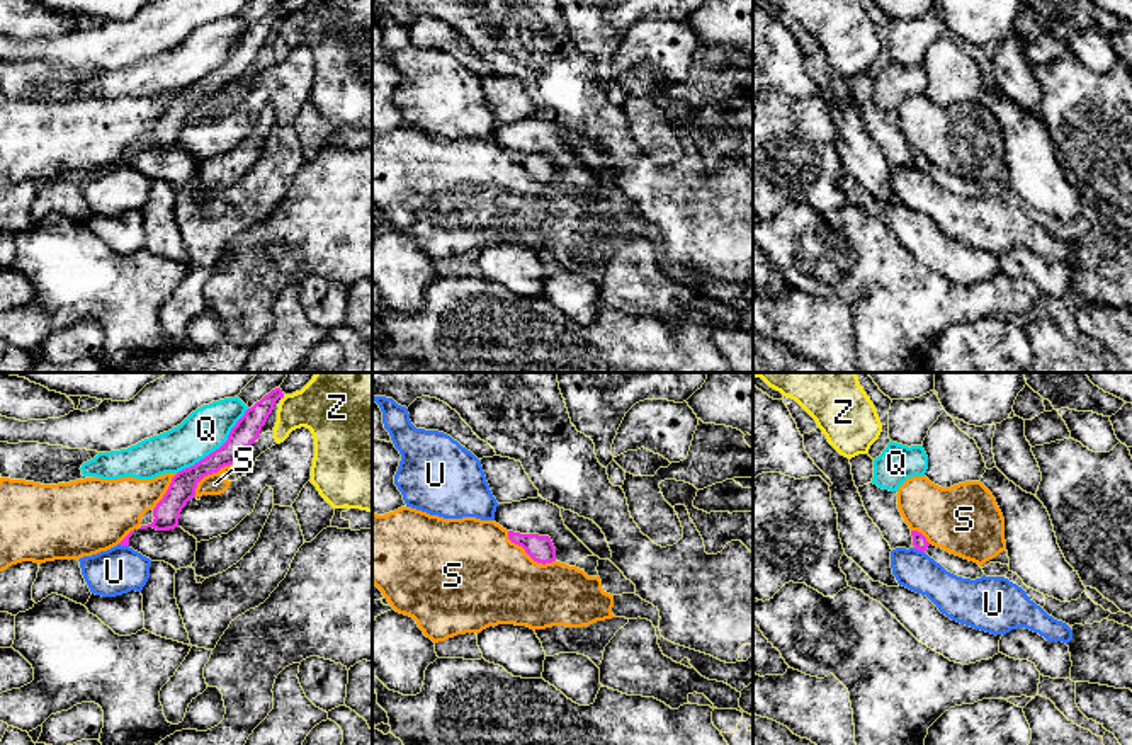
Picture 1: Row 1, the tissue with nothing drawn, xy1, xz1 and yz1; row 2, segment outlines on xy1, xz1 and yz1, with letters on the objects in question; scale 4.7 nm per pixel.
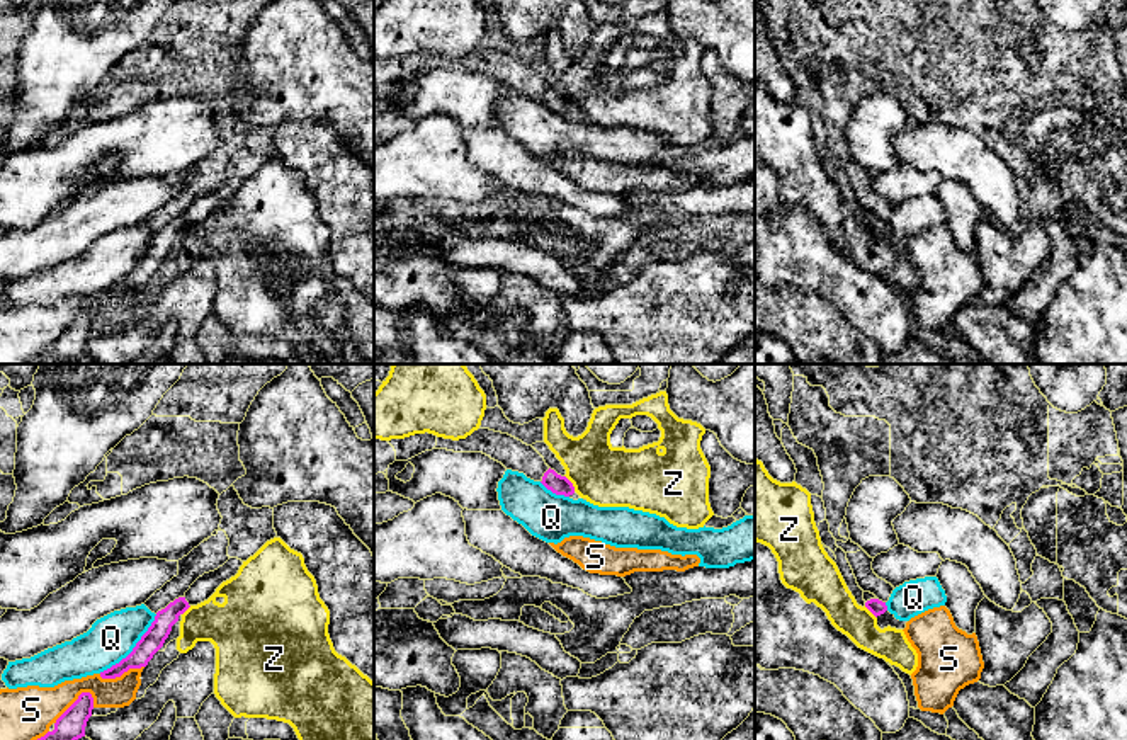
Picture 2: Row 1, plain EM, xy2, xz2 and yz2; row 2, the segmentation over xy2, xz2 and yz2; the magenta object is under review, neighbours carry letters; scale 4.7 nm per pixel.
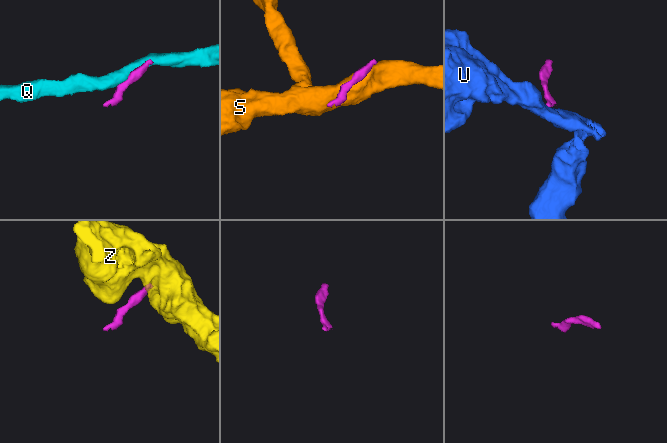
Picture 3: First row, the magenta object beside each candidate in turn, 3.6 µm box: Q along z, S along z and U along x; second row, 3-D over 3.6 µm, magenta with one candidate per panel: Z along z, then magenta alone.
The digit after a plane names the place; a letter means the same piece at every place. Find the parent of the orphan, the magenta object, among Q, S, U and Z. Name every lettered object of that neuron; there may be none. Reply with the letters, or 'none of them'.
none of them

